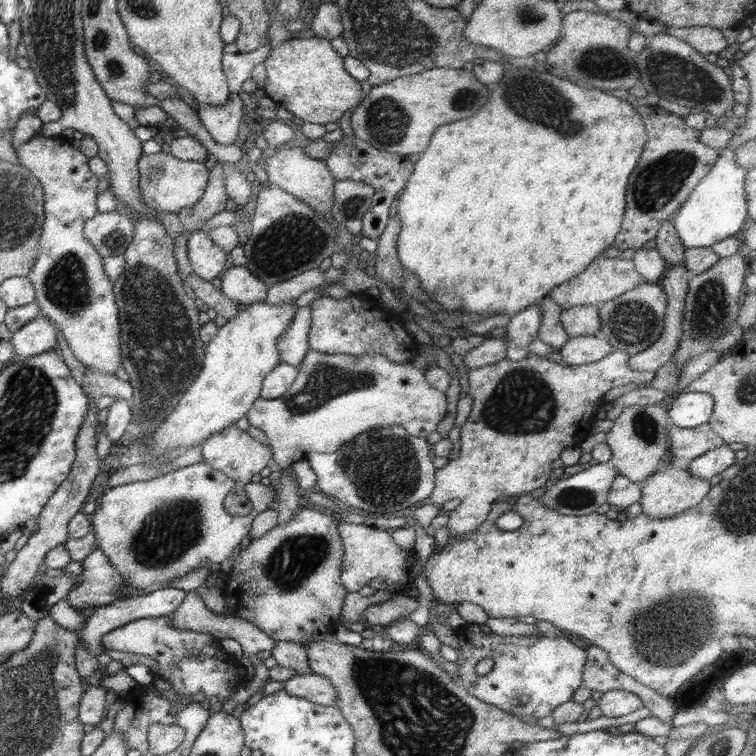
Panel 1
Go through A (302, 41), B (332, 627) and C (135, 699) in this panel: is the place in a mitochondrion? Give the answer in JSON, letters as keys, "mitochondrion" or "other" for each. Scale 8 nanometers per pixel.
{"A":"other","B":"other","C":"other"}

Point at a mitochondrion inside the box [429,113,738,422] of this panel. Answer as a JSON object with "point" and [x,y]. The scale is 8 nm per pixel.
{"point":[657,184]}

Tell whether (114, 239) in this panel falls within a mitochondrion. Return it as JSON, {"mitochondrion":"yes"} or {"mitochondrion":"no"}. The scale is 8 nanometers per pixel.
{"mitochondrion":"yes"}

